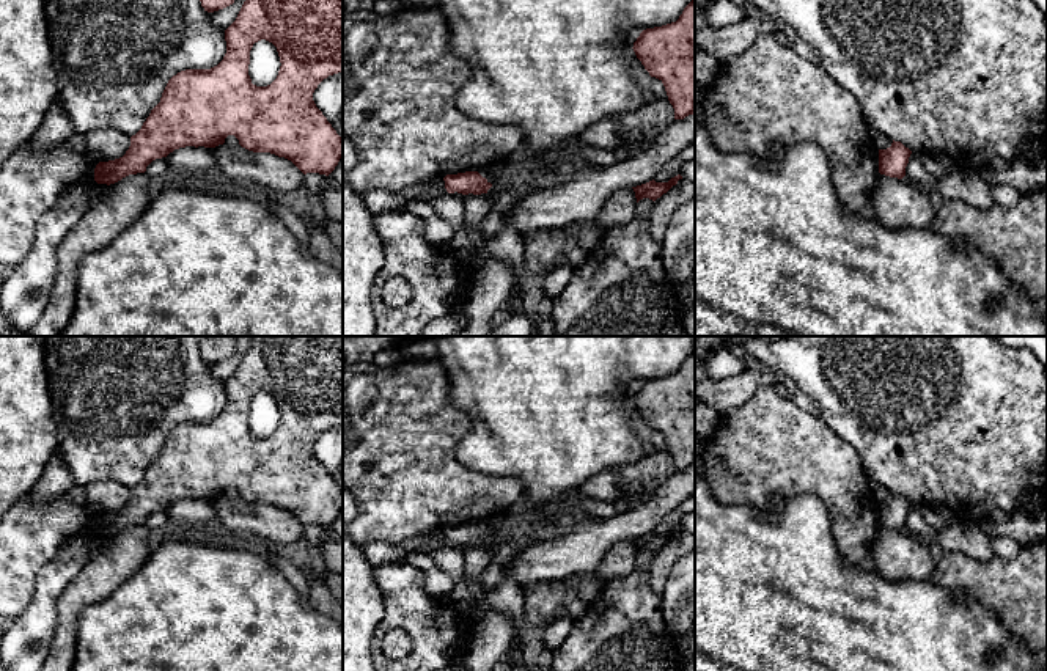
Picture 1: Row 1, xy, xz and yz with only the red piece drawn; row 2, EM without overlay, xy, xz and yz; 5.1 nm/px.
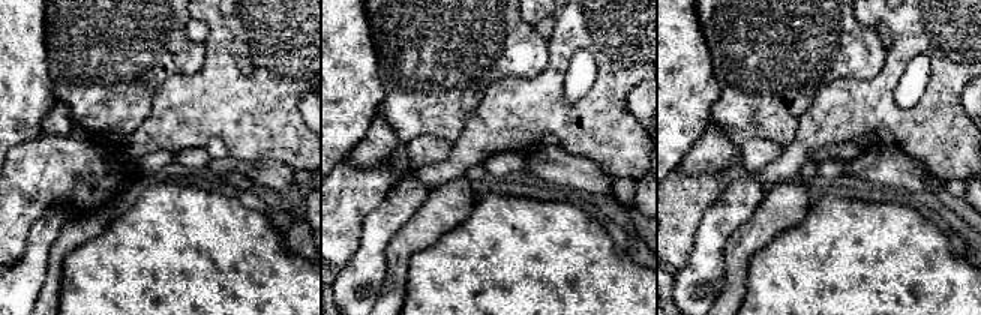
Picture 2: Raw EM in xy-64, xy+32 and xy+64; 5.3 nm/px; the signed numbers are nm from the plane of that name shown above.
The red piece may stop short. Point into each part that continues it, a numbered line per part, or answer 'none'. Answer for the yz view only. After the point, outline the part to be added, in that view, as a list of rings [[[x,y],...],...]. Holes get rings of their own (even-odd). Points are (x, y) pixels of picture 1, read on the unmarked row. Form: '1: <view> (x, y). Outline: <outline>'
none

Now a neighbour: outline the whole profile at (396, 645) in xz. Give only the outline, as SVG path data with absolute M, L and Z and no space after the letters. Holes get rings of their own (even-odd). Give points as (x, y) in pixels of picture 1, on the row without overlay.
M395 629L384 636L380 649L390 660L402 660L409 657L412 643L404 630Z

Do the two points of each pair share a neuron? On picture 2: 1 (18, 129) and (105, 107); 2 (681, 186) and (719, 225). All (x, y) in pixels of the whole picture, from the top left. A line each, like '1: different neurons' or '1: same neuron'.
1: different neurons
2: different neurons

